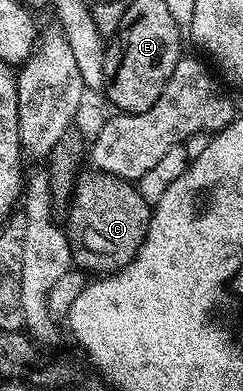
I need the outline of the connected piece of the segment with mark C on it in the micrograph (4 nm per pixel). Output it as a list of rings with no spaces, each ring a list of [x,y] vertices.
[[[90,167],[79,172],[74,183],[74,196],[68,202],[70,214],[64,220],[66,237],[70,241],[72,257],[83,270],[95,269],[95,274],[106,275],[126,266],[134,257],[138,256],[138,249],[146,240],[146,232],[150,226],[151,202],[146,201],[138,190],[137,184],[125,181],[114,175],[99,173]]]

